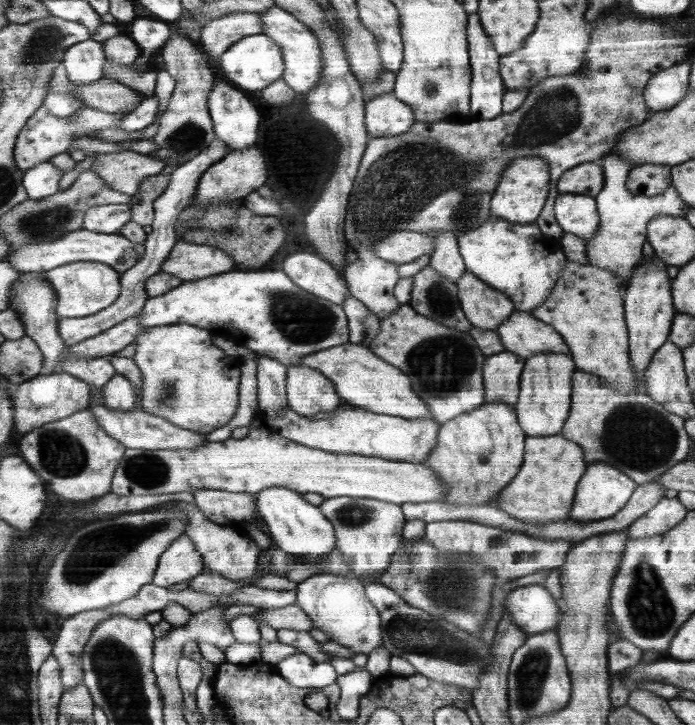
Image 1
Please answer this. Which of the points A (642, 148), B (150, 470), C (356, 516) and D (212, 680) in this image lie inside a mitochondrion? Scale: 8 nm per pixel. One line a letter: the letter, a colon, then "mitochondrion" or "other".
A: other
B: mitochondrion
C: mitochondrion
D: other

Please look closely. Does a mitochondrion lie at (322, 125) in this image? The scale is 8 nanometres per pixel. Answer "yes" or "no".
no

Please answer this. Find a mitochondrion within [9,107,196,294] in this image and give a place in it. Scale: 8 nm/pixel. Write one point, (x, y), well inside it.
(49, 221)

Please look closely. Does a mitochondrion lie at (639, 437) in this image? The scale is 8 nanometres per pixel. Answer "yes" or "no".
yes

